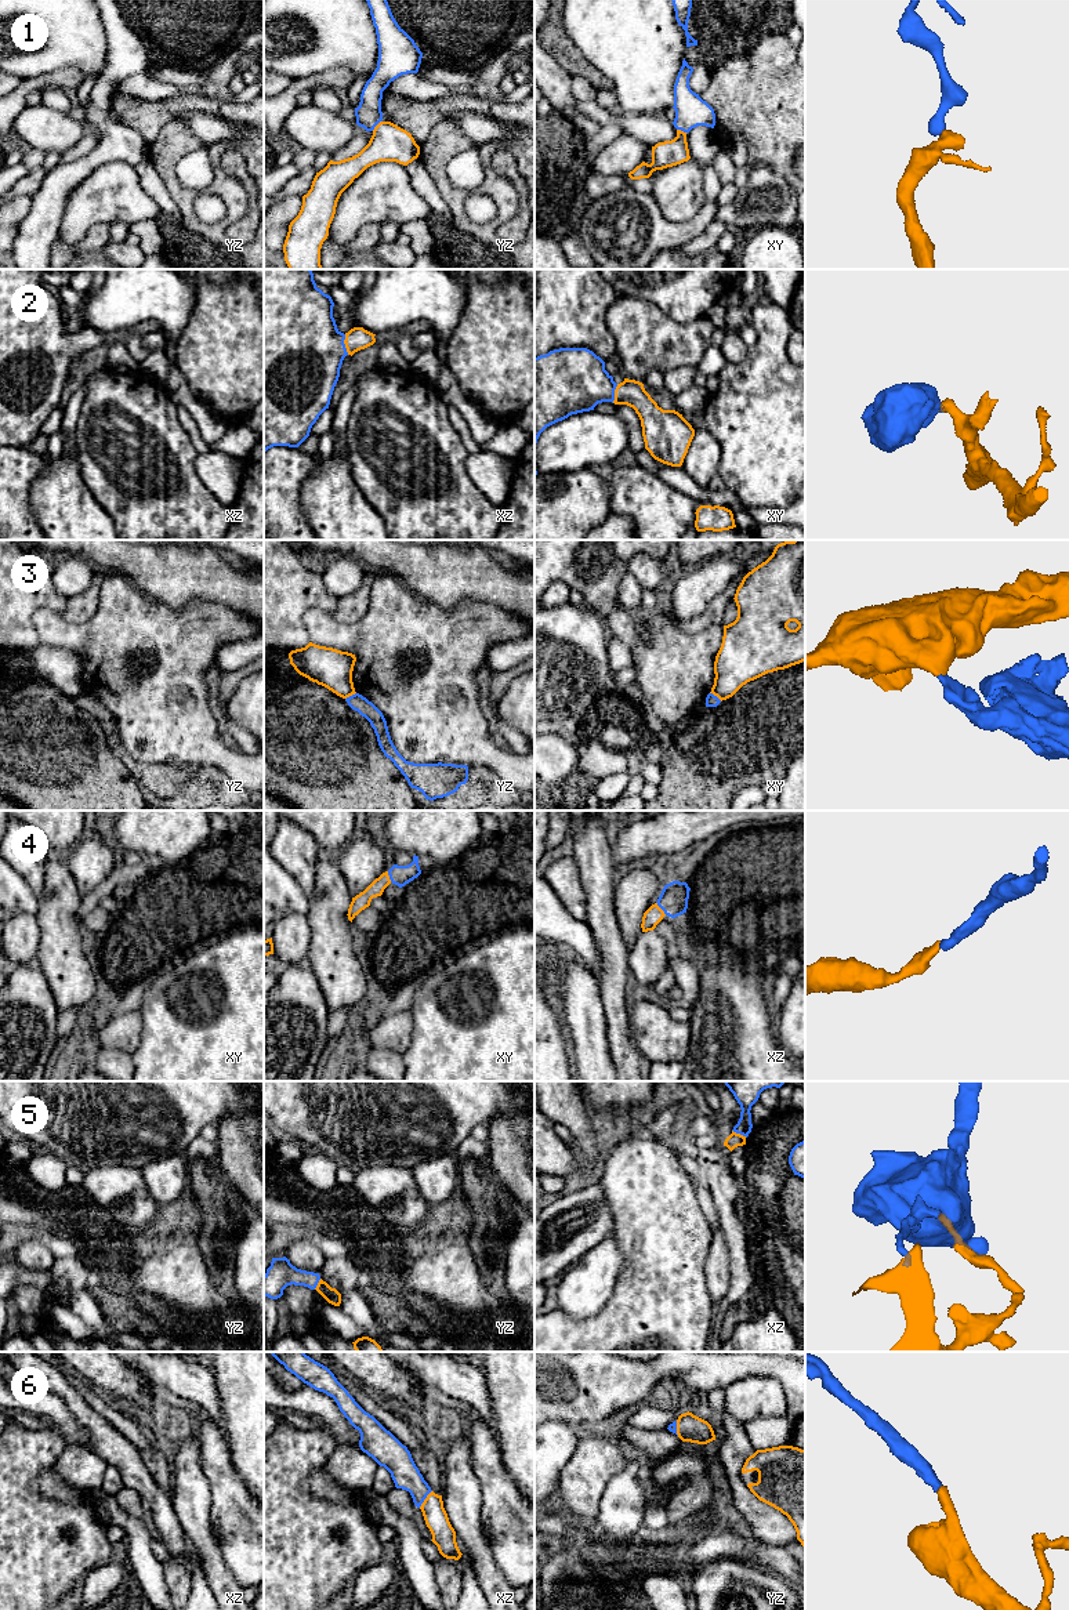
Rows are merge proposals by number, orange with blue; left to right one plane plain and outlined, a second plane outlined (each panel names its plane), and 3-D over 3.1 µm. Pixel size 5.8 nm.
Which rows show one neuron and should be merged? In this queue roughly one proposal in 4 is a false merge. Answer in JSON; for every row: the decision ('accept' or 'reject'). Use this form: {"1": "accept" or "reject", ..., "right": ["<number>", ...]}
{"1": "accept", "2": "accept", "3": "reject", "4": "accept", "5": "reject", "6": "accept", "right": ["1", "2", "4", "6"]}

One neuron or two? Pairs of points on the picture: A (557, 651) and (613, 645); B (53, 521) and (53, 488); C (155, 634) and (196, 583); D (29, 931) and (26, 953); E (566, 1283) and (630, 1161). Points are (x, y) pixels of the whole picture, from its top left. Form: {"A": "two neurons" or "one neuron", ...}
{"A": "two neurons", "B": "one neuron", "C": "two neurons", "D": "one neuron", "E": "two neurons"}

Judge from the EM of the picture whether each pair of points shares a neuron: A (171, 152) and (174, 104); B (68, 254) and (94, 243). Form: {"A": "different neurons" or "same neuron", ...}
{"A": "different neurons", "B": "same neuron"}

